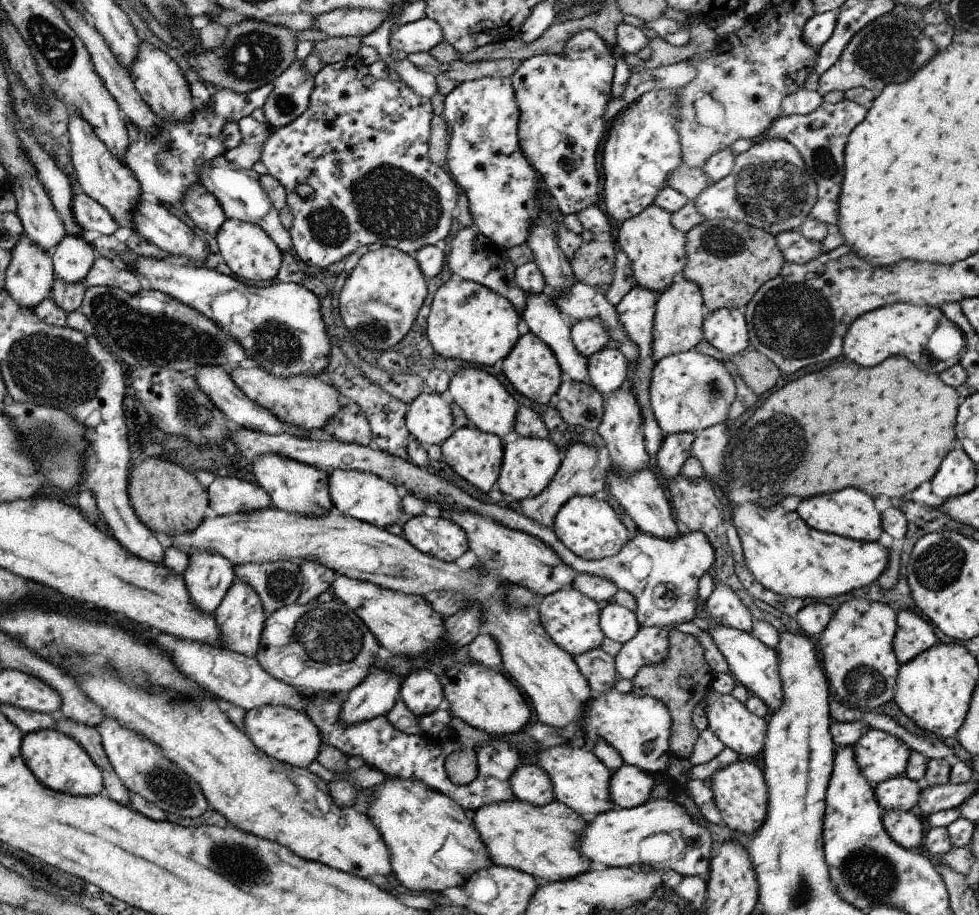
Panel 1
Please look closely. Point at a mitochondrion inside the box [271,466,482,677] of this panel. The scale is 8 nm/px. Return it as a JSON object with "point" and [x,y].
{"point":[328,637]}

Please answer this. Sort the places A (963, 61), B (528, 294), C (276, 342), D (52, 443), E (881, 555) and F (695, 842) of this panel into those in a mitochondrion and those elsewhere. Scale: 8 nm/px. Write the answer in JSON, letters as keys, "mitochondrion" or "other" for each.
{"A":"other","B":"other","C":"mitochondrion","D":"mitochondrion","E":"other","F":"mitochondrion"}

